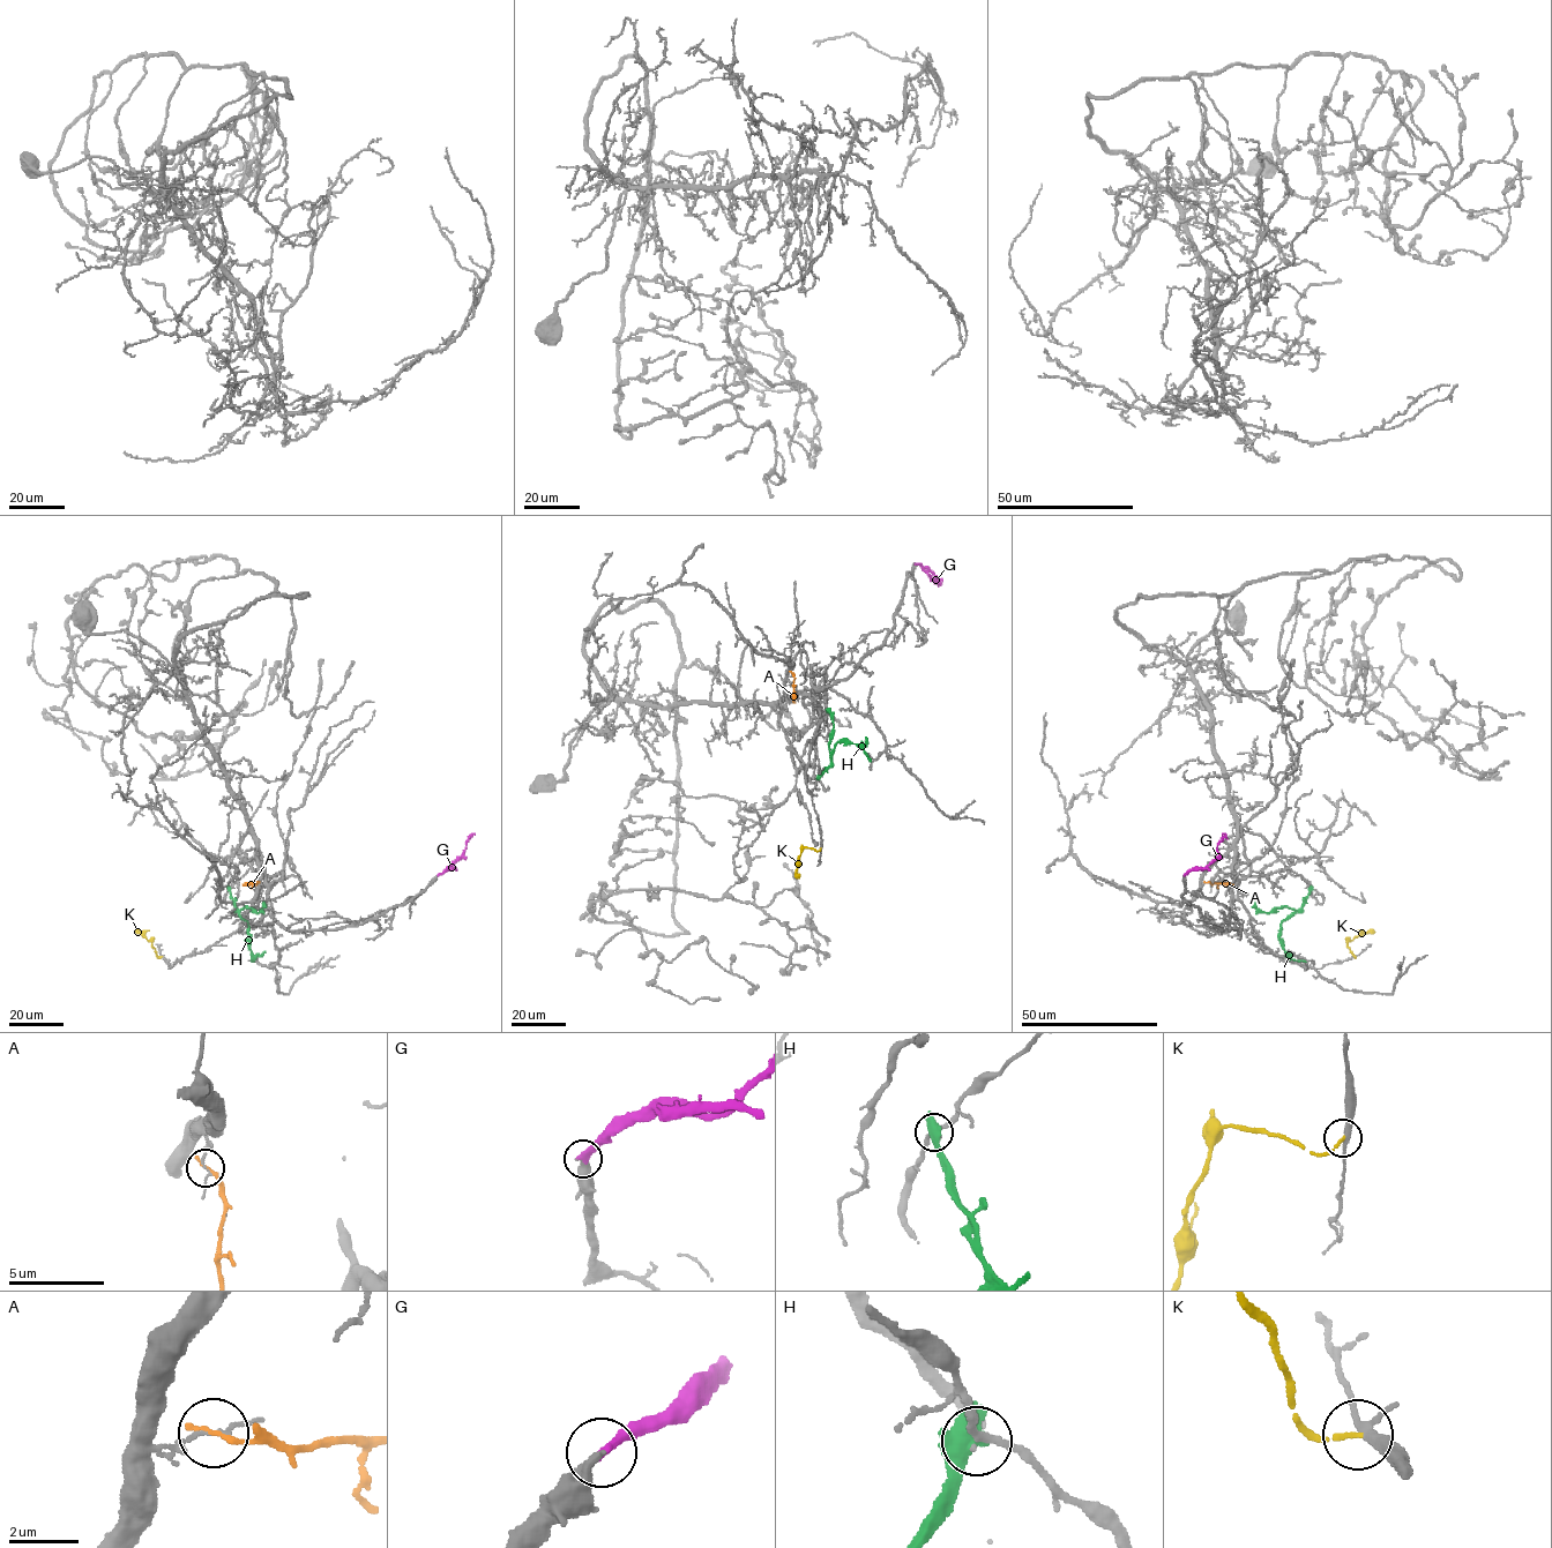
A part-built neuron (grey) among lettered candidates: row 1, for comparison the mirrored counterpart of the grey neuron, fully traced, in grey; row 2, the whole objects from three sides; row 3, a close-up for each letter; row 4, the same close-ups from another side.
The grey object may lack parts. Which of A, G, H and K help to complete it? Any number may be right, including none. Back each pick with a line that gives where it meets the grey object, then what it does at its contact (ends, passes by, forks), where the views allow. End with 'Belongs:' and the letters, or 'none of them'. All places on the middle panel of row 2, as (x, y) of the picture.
G: meets grey at (915, 563); it ends there
Belongs: G

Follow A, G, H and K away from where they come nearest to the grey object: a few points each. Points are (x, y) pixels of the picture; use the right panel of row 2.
A: (1206, 882), (1233, 884)
G: (1184, 875), (1202, 869), (1217, 858), (1217, 844), (1225, 835), (1221, 835)
H: (1312, 889), (1300, 909), (1282, 922), (1278, 936), (1286, 955), (1306, 962)
K: (1355, 957), (1348, 943), (1374, 932)

